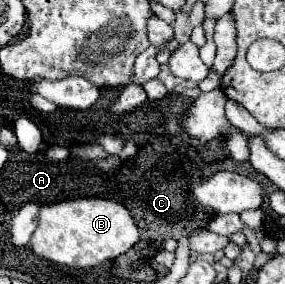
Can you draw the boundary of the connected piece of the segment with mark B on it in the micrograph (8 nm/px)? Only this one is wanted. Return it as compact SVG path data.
M93 196L41 206L39 224L31 236L31 248L37 256L55 264L69 268L95 268L105 260L113 260L125 254L137 240L139 230L129 210L119 202Z

